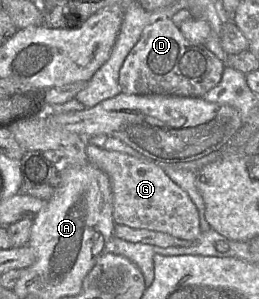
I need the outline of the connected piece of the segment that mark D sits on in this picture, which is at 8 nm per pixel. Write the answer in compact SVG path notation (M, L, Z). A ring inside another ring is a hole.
M160 19L144 29L139 41L127 55L120 69L119 85L125 94L202 97L219 84L225 67L225 64L206 45L194 45L187 40L172 19Z

